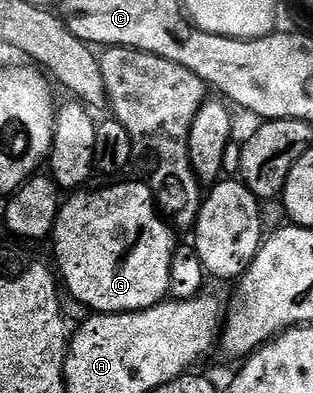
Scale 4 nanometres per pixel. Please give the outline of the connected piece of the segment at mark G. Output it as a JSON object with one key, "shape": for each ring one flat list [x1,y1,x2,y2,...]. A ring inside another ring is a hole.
{"shape":[[123,181,112,182,115,183,112,187,99,192,76,190,72,194,75,196,60,206,53,232,55,259,59,262,57,271,66,294,83,302,91,313,100,315,144,311,164,302,169,295,169,275,177,246,176,232,172,224,161,214,155,202,155,194,146,182,119,182]]}

